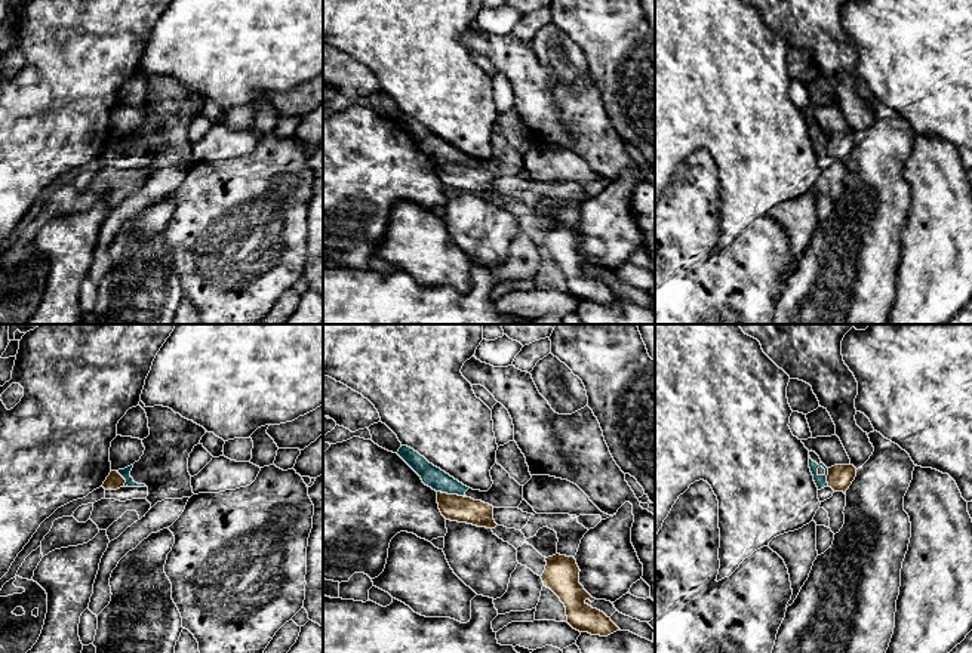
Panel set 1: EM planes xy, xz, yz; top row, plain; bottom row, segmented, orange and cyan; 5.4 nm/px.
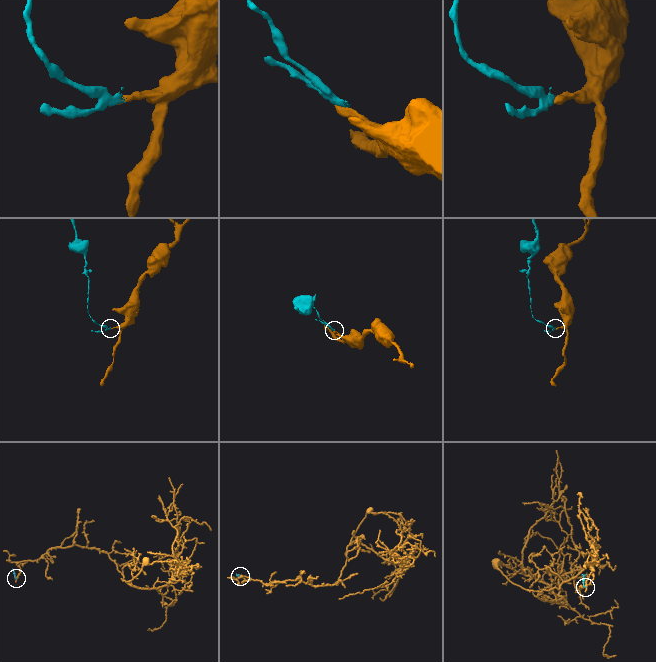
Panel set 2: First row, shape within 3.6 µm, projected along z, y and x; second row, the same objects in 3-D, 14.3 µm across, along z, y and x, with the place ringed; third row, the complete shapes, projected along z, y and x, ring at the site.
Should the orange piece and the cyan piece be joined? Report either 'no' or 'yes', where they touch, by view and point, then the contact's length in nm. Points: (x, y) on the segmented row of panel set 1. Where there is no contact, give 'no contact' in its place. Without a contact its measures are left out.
no | xz (452, 495) | 160 nm

